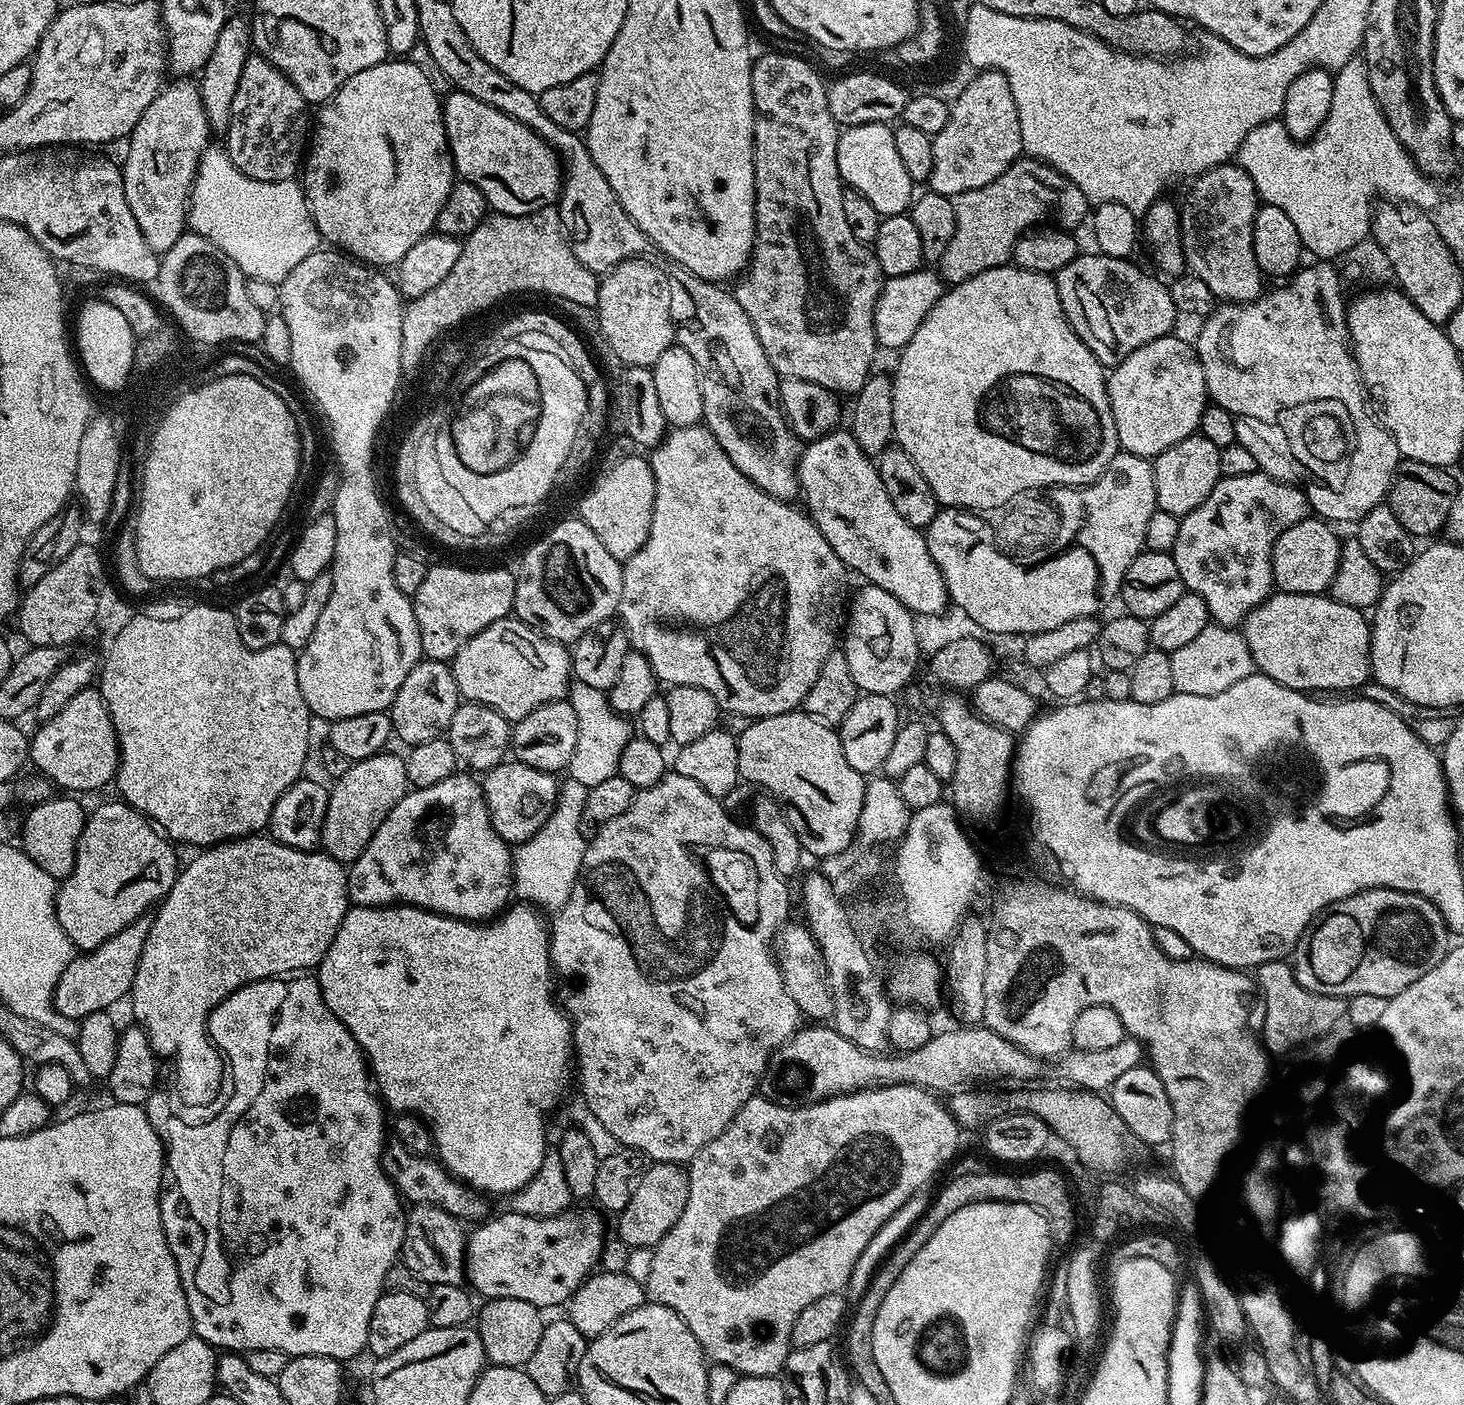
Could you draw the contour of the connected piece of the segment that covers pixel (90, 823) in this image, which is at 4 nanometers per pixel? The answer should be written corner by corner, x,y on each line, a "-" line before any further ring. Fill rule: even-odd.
115,803
100,804
93,812
91,809
87,813
84,829
78,838
74,870
59,885
56,894
58,922
62,922
62,930
66,930
73,949
80,952
93,952
102,946
102,942
130,926
130,922
155,909
168,895
178,875
177,849
157,831
147,816
135,812
129,804

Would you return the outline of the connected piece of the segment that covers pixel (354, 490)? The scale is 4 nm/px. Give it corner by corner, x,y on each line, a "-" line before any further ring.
317,250
302,258
294,270
286,279
278,285
280,300
278,305
279,315
286,318
286,326
290,329
290,358
292,359
290,371
300,379
300,384
312,395
314,403
320,407
324,420
328,423
328,440
332,443
332,456
336,459
335,467
339,471
340,485
337,488
337,496
334,498
331,516
334,518
334,526
338,526
338,539
334,542
334,558
332,559
332,589
330,599
322,614
318,618
318,626
314,626
314,635
310,642
299,649
296,658
298,670
298,690
302,690
302,698
306,698
308,711
317,721
331,722
342,718
354,718
354,714
374,714
375,712
388,712
391,709
394,698
406,682
406,674
414,670
414,666
422,659
422,642
418,634
418,622
414,618
412,601
402,590
398,590
398,582
394,582
394,558
398,555
396,540
392,537
392,524
388,521
388,512
384,509
384,500
376,489
376,476
372,473
372,451
376,448
376,435
384,424
384,415
392,408
396,400
396,391
400,388
402,373
400,371
400,359
402,358
402,314
404,313
405,301
402,299
400,289
391,279
383,276
383,271
369,266
339,250

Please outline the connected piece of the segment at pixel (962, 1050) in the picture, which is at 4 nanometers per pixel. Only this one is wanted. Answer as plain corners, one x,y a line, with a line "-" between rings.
956,1026
953,1032
937,1031
922,1050
901,1052
893,1055
893,1060
888,1054
863,1052
854,1042
842,1038
835,1027
808,1027
812,1028
801,1027
768,1057
758,1092
770,1102
799,1108
801,1104
816,1104
832,1096
886,1084
915,1084
941,1094
965,1085
962,1083
966,1080
1009,1076
1012,1080
1036,1082
1044,1072
1045,1061
1041,1057
1026,1054
1026,1050
1014,1046
1014,1042
1006,1042
1006,1038
983,1026

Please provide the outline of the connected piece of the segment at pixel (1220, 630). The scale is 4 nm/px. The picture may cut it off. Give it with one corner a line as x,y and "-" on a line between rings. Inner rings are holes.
1211,622
1186,646
1181,646
1170,654
1170,671
1174,674
1176,692
1213,696
1222,694
1222,690
1230,690
1234,683
1253,675
1255,664
1243,633

